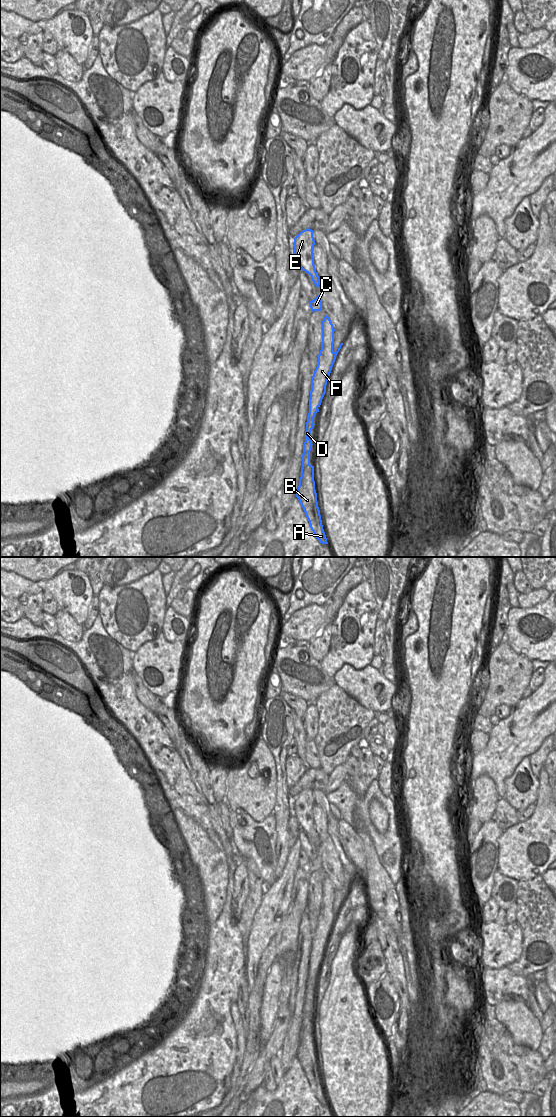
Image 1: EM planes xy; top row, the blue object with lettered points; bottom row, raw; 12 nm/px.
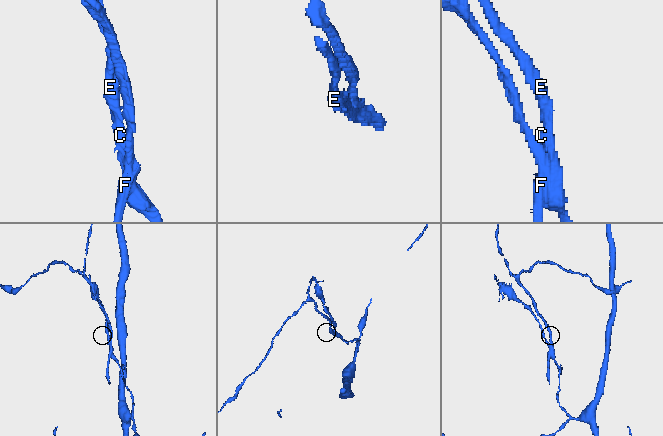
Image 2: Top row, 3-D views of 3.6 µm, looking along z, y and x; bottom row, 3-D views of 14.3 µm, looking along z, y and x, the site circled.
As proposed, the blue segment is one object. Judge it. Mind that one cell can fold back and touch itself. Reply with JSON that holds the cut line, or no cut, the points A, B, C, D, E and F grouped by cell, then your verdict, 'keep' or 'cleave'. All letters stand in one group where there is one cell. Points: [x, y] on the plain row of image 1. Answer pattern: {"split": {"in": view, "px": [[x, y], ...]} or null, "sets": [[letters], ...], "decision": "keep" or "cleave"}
{"split": {"in": "xy", "px": [[322, 888], [322, 892], [325, 895], [324, 903]]}, "sets": [["A", "B", "D", "F"], ["C", "E"]], "decision": "cleave"}

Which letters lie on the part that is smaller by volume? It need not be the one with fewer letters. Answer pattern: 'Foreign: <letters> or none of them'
Foreign: A, B, D, F

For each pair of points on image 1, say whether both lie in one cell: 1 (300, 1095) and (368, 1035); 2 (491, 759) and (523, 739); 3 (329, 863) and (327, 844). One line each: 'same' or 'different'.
1: different
2: same
3: same

